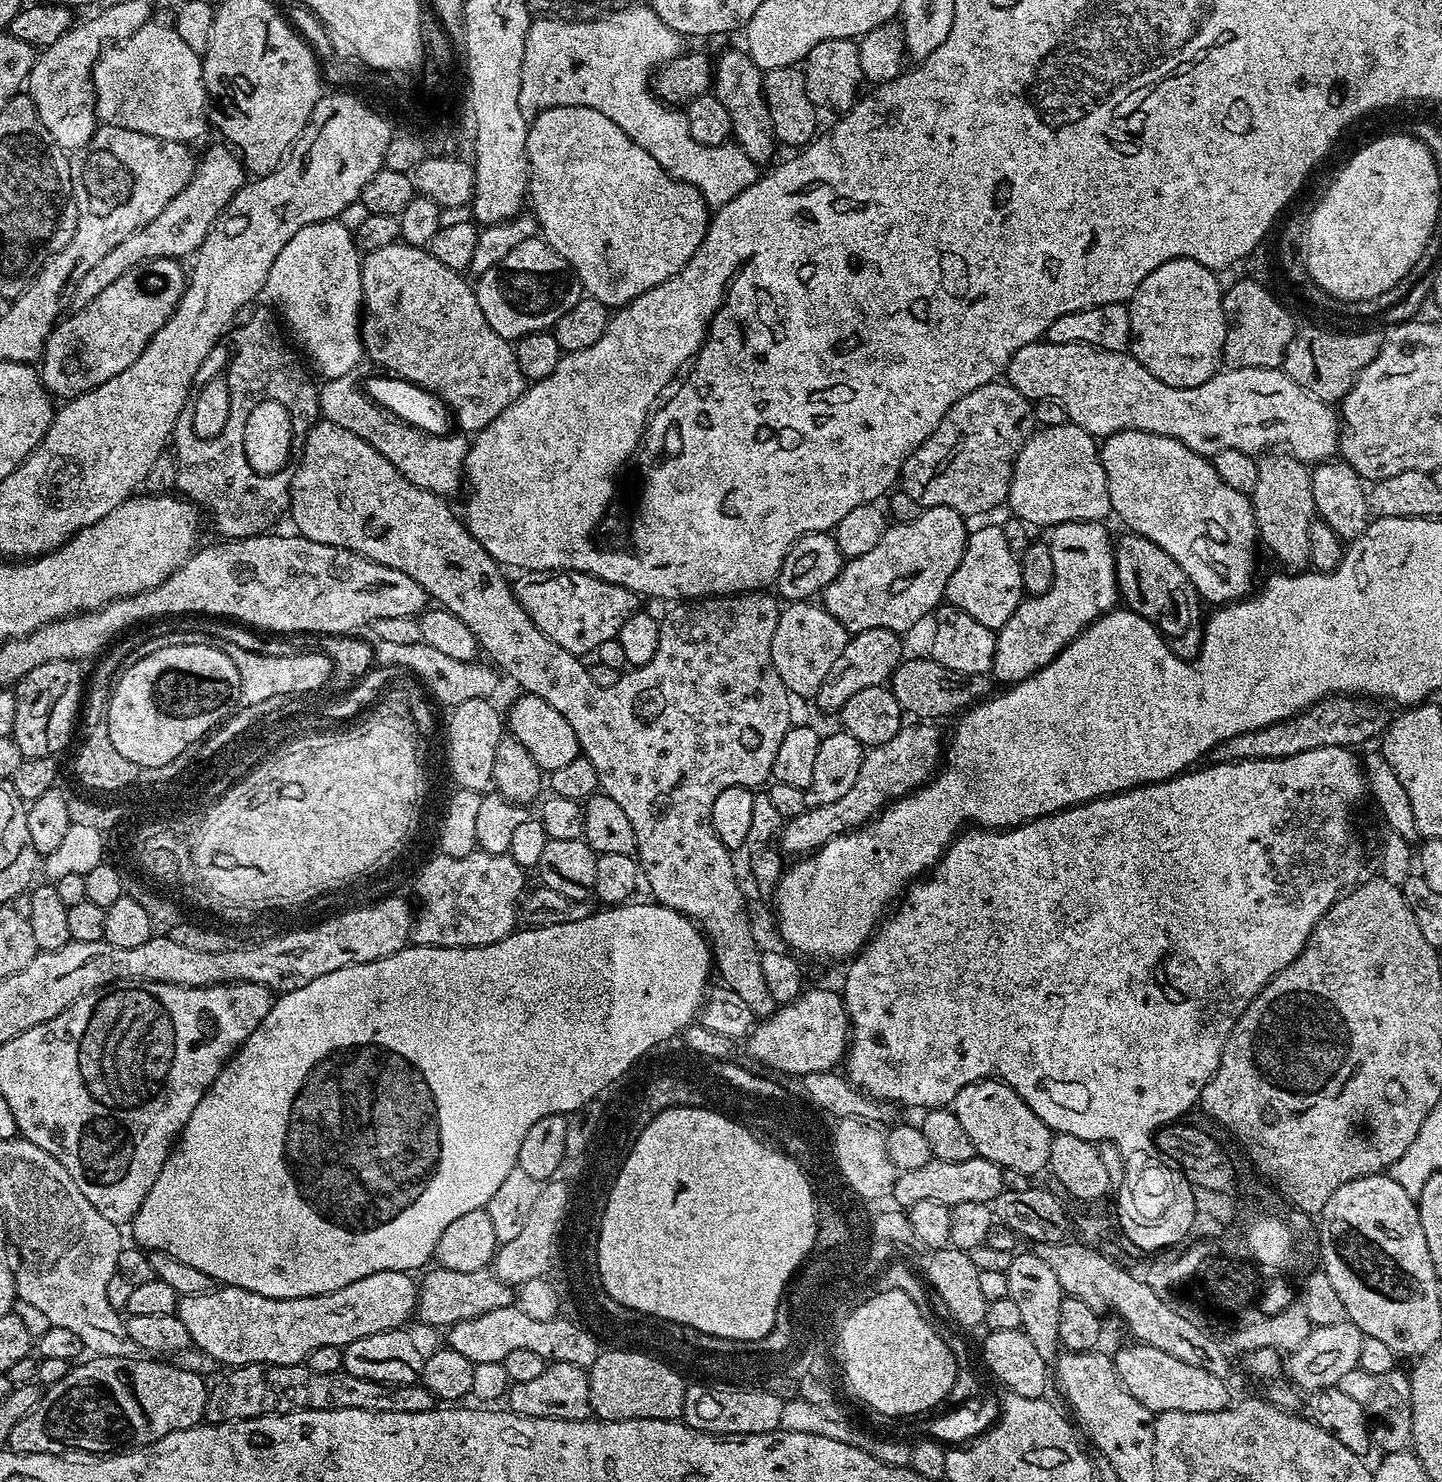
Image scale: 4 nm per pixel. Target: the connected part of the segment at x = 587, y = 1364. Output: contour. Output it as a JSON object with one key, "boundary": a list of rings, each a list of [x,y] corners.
{"boundary":[[[515,1306],[490,1310],[490,1314],[480,1314],[478,1318],[470,1318],[466,1322],[458,1322],[447,1329],[447,1347],[458,1350],[458,1354],[470,1358],[477,1366],[483,1364],[503,1365],[506,1354],[514,1350],[531,1350],[534,1354],[542,1354],[546,1362],[570,1362],[570,1366],[578,1366],[585,1370],[592,1367],[602,1351],[602,1345],[591,1336],[589,1329],[575,1319],[557,1318],[541,1322],[539,1318],[530,1318],[522,1314]]]}

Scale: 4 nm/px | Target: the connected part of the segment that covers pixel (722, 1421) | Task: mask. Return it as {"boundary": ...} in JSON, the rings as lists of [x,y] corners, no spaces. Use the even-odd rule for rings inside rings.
{"boundary":[[[699,1382],[689,1383],[684,1399],[683,1423],[699,1432],[708,1432],[712,1436],[745,1436],[746,1434],[766,1434],[780,1428],[782,1422],[782,1406],[785,1397],[780,1392],[767,1393],[764,1390],[739,1389],[737,1392],[726,1390],[703,1389]]]}

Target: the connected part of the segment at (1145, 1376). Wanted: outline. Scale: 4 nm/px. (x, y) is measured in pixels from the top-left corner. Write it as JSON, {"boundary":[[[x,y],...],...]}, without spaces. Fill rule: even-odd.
{"boundary":[[[1131,1343],[1113,1355],[1113,1364],[1127,1390],[1154,1414],[1162,1412],[1210,1414],[1229,1407],[1228,1383],[1202,1366],[1192,1366],[1149,1344]]]}

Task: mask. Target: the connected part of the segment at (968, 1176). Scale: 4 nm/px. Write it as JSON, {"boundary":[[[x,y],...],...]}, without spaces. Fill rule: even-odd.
{"boundary":[[[978,1155],[966,1158],[966,1162],[932,1159],[918,1170],[899,1173],[892,1187],[891,1199],[904,1210],[912,1208],[914,1202],[942,1202],[950,1209],[958,1206],[958,1202],[982,1202],[987,1205],[1004,1192],[1004,1171],[999,1164]]]}

